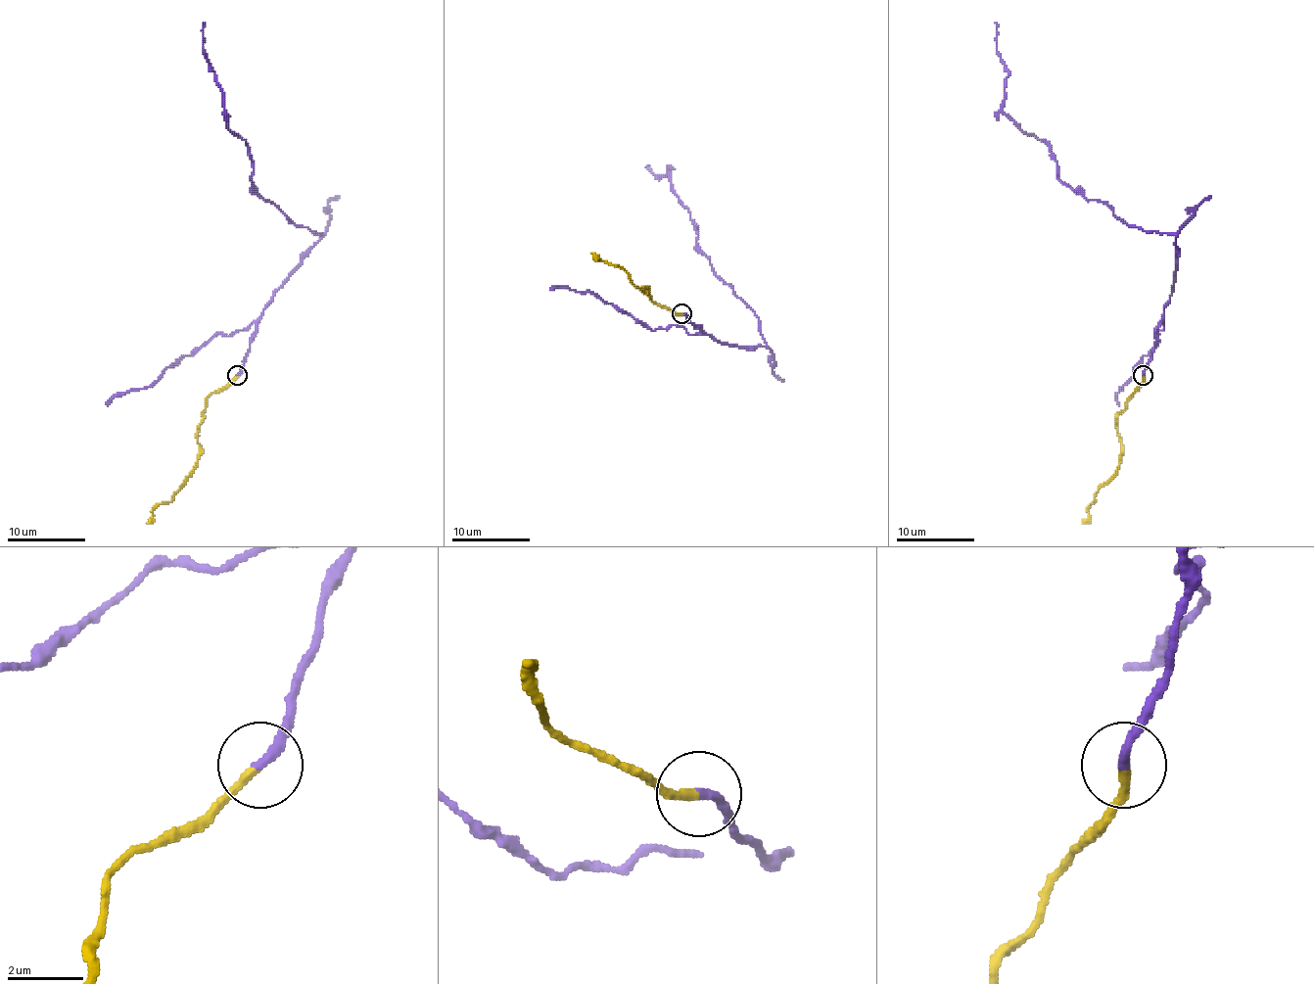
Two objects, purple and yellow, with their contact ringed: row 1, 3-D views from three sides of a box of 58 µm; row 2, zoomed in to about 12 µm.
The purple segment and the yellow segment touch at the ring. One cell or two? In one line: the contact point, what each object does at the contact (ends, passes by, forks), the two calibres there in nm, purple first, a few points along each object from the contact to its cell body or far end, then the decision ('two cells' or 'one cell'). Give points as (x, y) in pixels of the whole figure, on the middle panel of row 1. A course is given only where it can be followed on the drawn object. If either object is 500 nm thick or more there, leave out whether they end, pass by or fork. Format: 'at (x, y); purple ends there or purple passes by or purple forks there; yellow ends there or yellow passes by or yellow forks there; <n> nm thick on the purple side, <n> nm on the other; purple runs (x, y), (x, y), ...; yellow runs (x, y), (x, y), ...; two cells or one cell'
at (681, 313); purple ends there; yellow ends there; 280 nm thick on the purple side, 240 nm on the other; purple runs (682, 313), (718, 343), (766, 345), (758, 317), (696, 241), (669, 173), (659, 179), (649, 165); yellow runs (682, 313), (657, 305), (647, 288), (641, 290), (643, 292), (639, 290), (618, 264), (604, 262), (590, 253); two cells

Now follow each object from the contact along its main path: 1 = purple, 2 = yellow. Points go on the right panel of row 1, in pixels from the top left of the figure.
1: (1143, 375), (1172, 293), (1174, 235), (1129, 227), (1060, 180), (1051, 149), (1003, 110), (1008, 71), (995, 23)
2: (1143, 377), (1127, 406), (1117, 416), (1119, 468), (1094, 495), (1082, 523)

